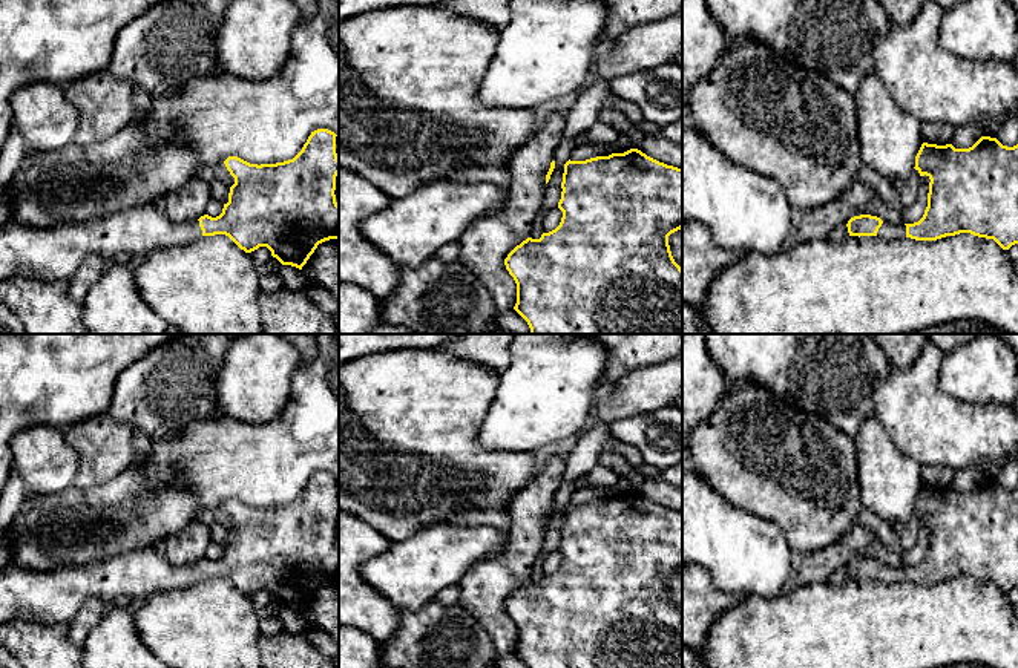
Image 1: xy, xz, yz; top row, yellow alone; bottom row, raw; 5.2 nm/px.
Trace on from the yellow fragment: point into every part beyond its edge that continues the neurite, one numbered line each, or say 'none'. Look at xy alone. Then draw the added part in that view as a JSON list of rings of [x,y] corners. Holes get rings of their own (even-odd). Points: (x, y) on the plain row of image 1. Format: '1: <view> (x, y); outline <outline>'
1: xy (55, 596); outline [[[161,548],[63,570],[34,571],[9,565],[0,573],[0,625],[18,617],[69,625],[89,598],[121,604],[199,581],[198,562],[178,567]]]

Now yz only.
1: yz (888, 575); outline [[[883,564],[882,570],[877,575],[877,581],[885,584],[903,582],[906,581],[906,568]]]

